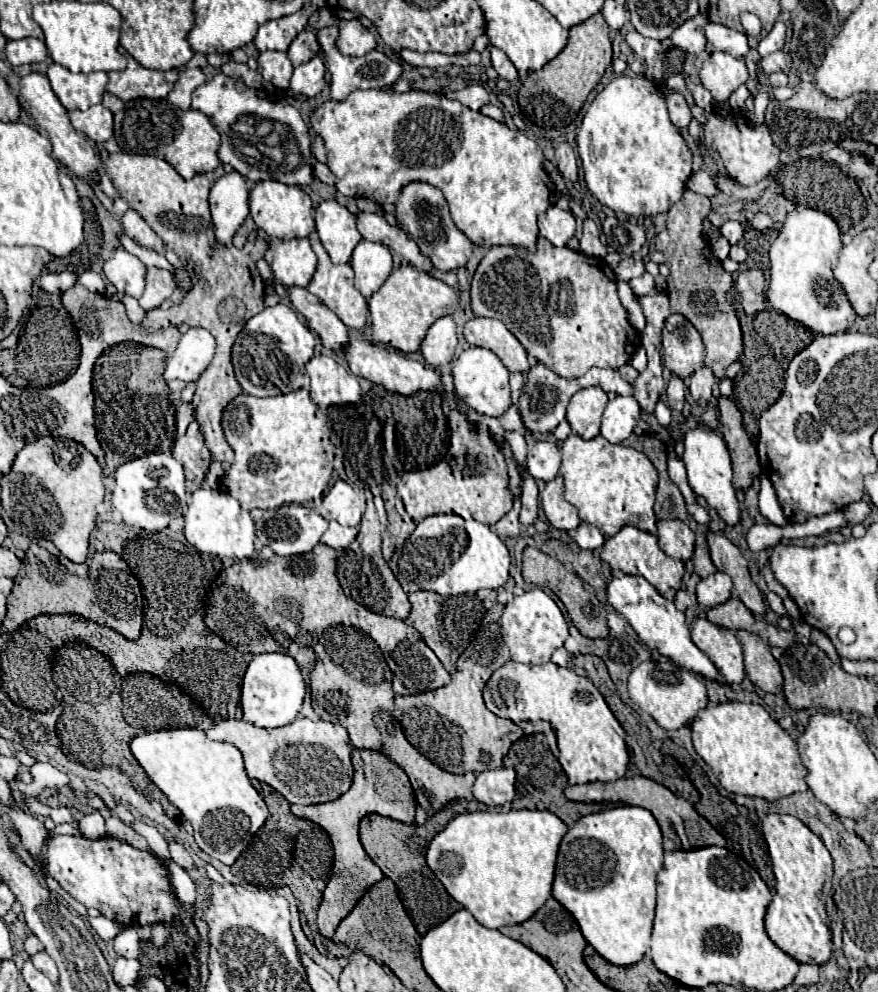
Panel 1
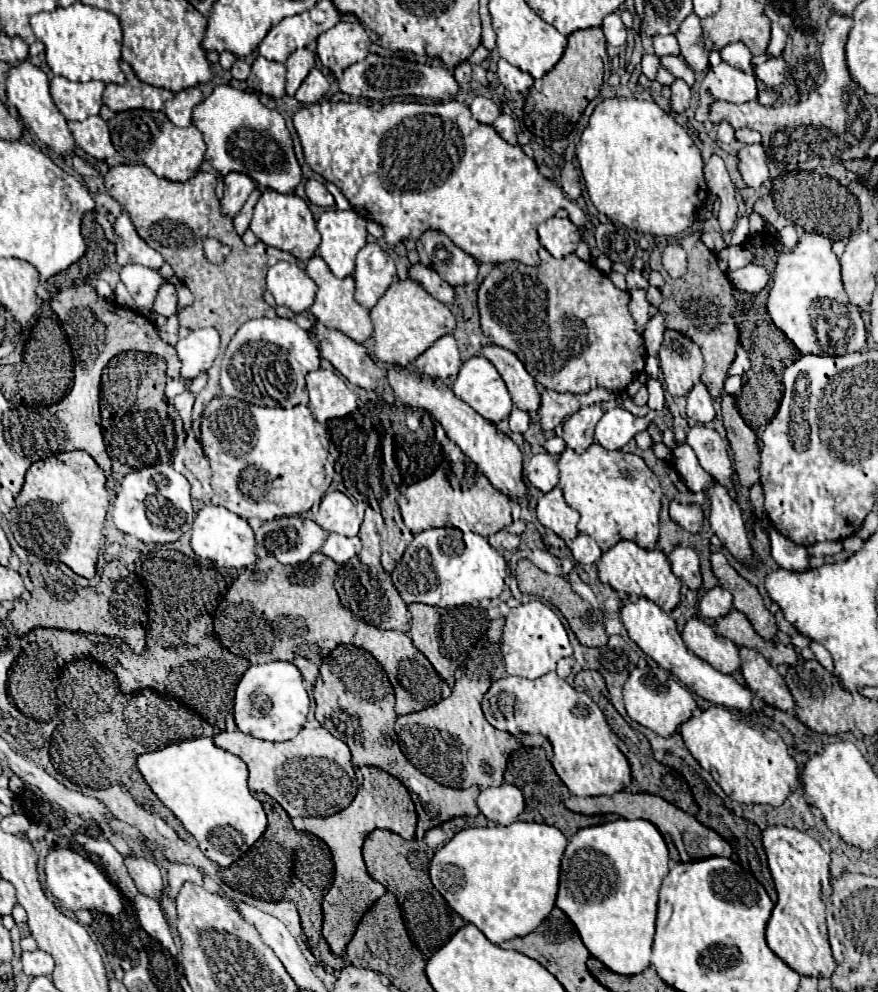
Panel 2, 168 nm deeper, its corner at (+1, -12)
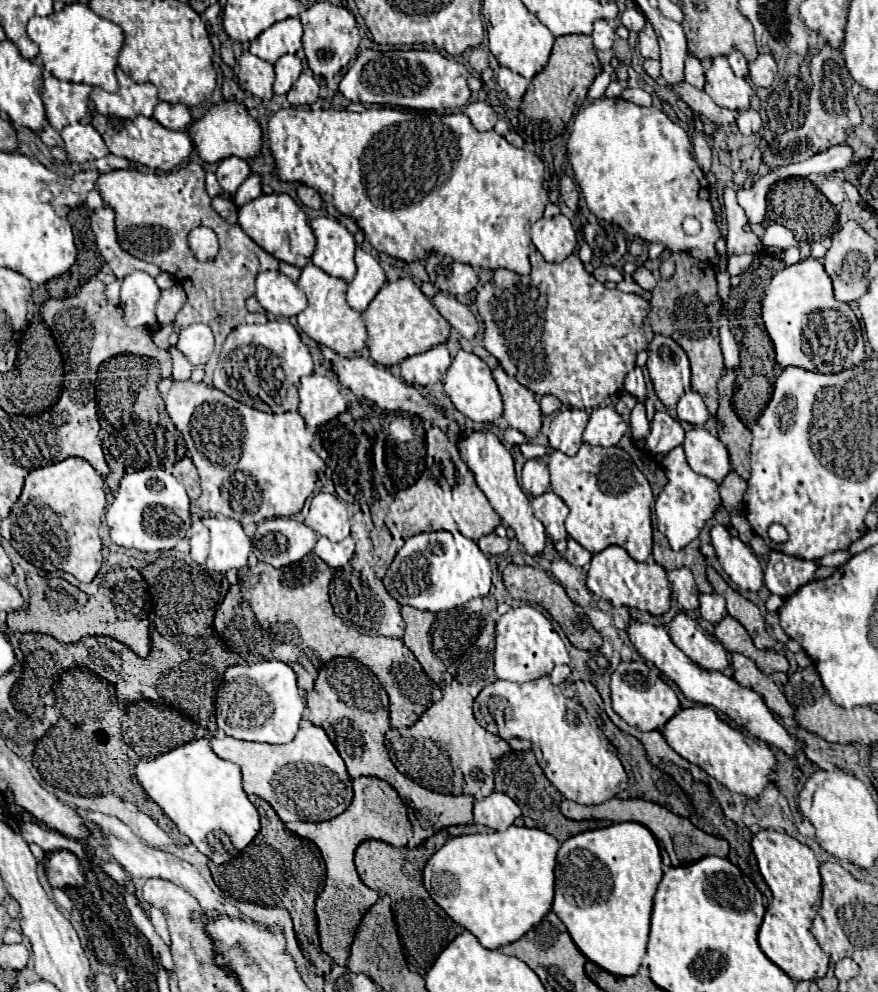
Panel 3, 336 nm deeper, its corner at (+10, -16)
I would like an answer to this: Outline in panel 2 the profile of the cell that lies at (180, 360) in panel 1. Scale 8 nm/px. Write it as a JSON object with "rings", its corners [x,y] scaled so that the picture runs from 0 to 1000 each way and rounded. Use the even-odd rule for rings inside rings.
{"rings":[[[246,331],[219,333],[198,349],[207,365],[207,383],[219,383],[235,375],[251,355],[251,337]]]}

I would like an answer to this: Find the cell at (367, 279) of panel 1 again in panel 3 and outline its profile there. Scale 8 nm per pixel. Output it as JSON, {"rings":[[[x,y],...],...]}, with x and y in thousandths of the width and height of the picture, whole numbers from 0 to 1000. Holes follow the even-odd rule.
{"rings":[[[411,250],[404,252],[404,266],[407,266],[407,276],[404,282],[397,286],[395,306],[407,315],[413,315],[420,308],[420,304],[427,300],[427,296],[434,292],[438,284],[438,274],[429,264],[429,260],[425,260],[420,254]]]}

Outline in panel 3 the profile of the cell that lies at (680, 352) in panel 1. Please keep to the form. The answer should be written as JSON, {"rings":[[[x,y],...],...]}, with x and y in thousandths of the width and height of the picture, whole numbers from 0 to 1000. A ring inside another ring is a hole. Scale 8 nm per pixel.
{"rings":[[[748,337],[739,347],[737,373],[746,397],[760,411],[769,411],[787,385],[785,361],[780,353],[762,339]]]}

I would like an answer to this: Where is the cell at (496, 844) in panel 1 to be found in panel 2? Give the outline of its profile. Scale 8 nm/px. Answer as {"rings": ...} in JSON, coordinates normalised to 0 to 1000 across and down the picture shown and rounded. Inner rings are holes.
{"rings":[[[588,827],[579,833],[524,837],[490,869],[494,895],[508,909],[563,950],[604,942],[631,915],[638,885],[638,865],[647,847],[624,831]]]}

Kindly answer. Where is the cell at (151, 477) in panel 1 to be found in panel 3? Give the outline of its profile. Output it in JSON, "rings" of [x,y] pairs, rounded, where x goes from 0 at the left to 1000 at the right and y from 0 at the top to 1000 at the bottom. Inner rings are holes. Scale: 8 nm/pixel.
{"rings":[[[165,472],[142,478],[129,508],[122,512],[122,530],[126,544],[133,550],[156,552],[161,556],[195,554],[206,542],[211,542],[218,530],[215,502],[211,490],[186,472]]]}

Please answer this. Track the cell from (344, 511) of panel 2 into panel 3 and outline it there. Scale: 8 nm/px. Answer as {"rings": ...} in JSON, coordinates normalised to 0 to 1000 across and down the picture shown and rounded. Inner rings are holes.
{"rings":[[[363,496],[354,504],[354,512],[347,522],[347,528],[352,532],[356,532],[361,538],[366,538],[379,546],[386,546],[397,540],[395,512],[379,498]]]}

